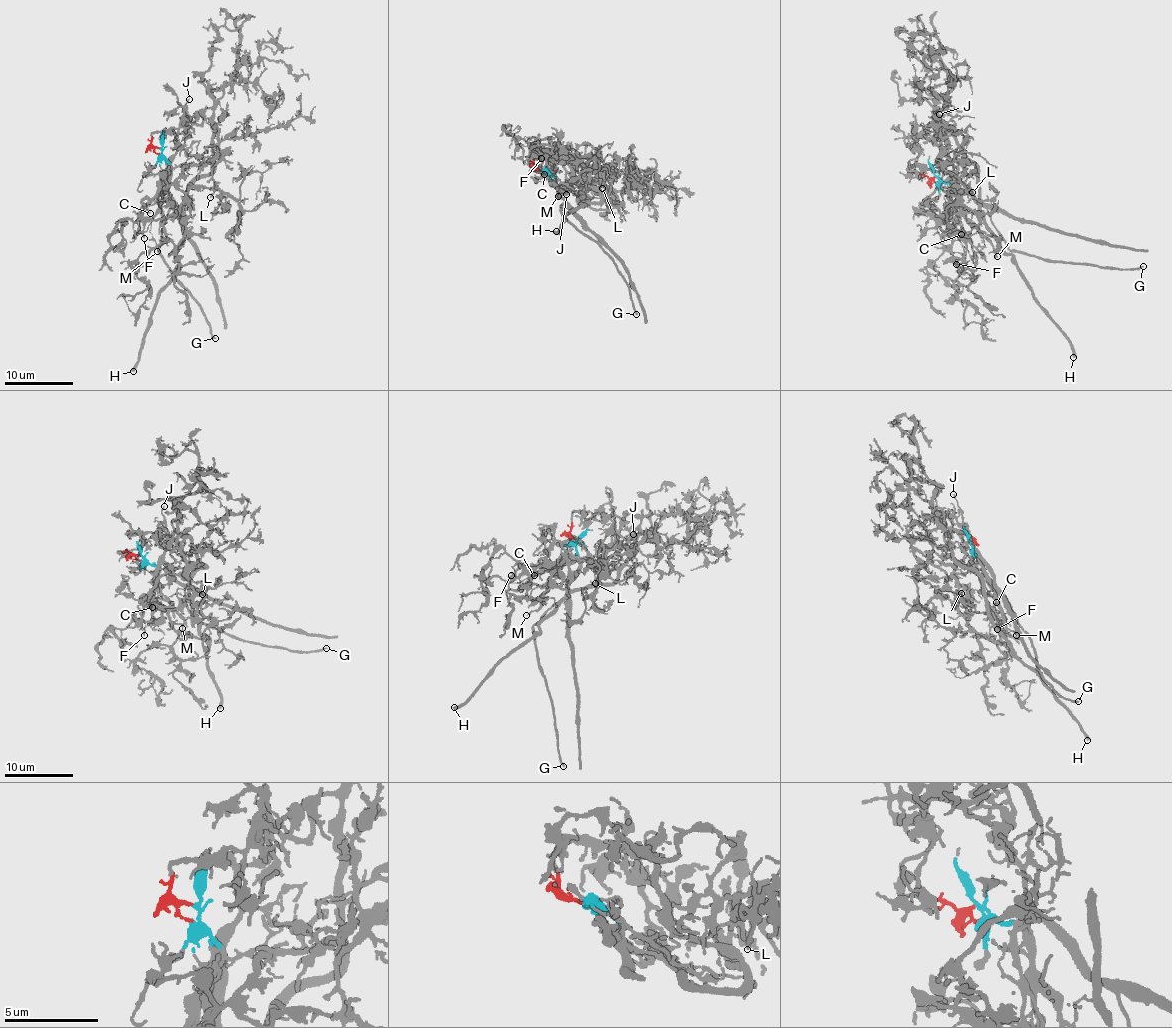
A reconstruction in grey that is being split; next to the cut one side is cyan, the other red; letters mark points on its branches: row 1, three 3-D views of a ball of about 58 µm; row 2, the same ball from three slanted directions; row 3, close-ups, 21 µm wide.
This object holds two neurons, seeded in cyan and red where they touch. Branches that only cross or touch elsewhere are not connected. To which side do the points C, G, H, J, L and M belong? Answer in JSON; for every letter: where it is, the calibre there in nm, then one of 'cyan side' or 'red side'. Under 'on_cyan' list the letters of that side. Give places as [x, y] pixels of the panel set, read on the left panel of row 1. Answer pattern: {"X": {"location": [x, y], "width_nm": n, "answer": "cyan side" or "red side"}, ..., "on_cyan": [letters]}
{"C": {"location": [150, 213], "width_nm": 120, "answer": "cyan side"}, "G": {"location": [215, 338], "width_nm": 190, "answer": "cyan side"}, "H": {"location": [133, 371], "width_nm": 360, "answer": "red side"}, "J": {"location": [189, 99], "width_nm": 110, "answer": "cyan side"}, "L": {"location": [210, 197], "width_nm": 140, "answer": "red side"}, "M": {"location": [157, 251], "width_nm": 150, "answer": "cyan side"}, "on_cyan": ["C", "G", "J", "M"]}

